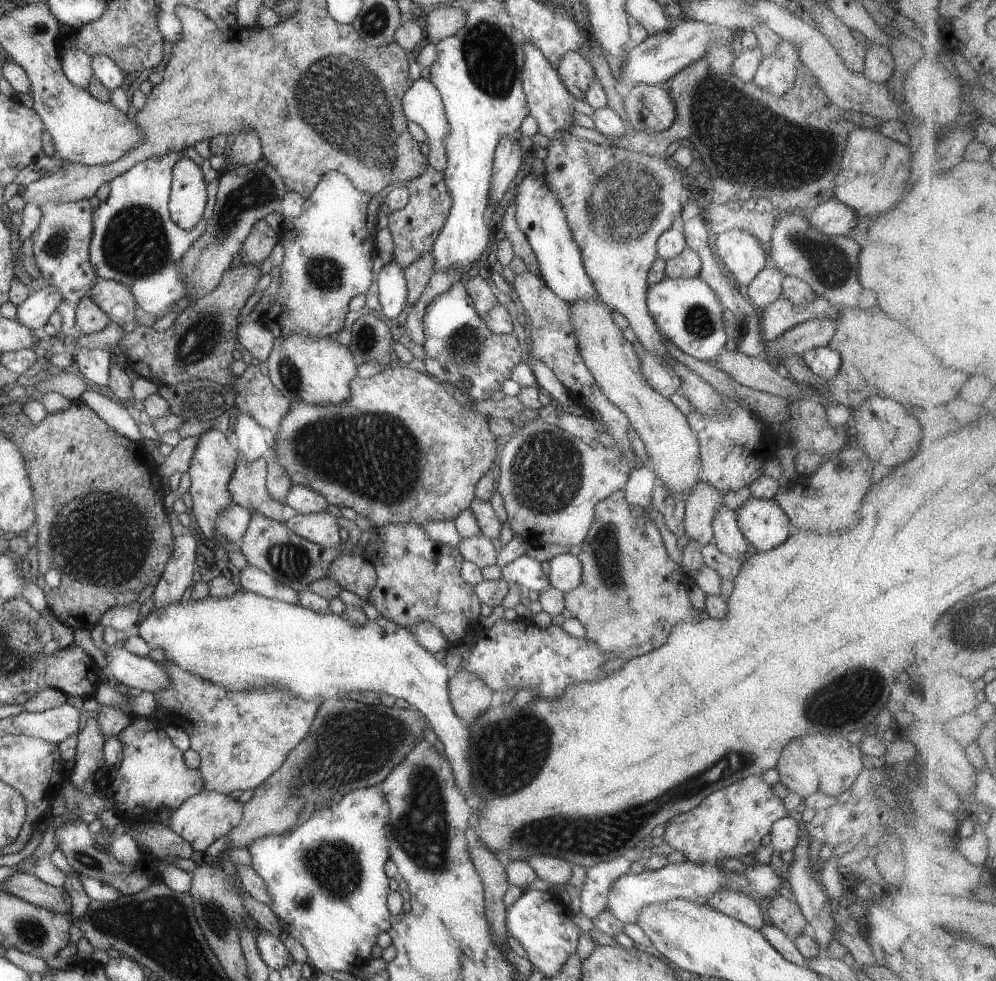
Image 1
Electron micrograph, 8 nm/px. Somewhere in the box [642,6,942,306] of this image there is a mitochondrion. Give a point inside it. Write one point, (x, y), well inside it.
(746, 140)

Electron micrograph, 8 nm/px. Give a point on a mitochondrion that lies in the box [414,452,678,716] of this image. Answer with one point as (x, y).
(605, 550)

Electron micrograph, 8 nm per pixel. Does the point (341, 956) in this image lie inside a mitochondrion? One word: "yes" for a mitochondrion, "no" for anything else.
no

